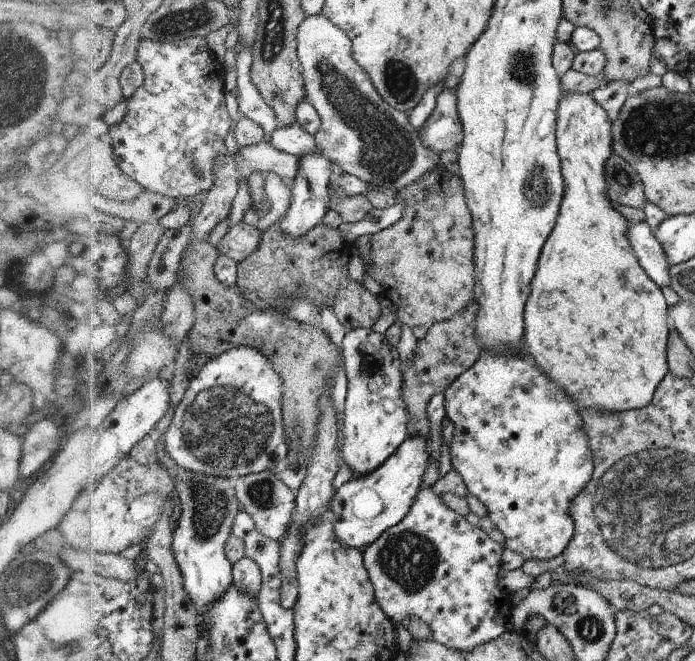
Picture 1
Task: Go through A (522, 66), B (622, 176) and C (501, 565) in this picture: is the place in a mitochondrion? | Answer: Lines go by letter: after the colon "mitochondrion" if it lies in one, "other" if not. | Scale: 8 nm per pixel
A: mitochondrion
B: mitochondrion
C: other

